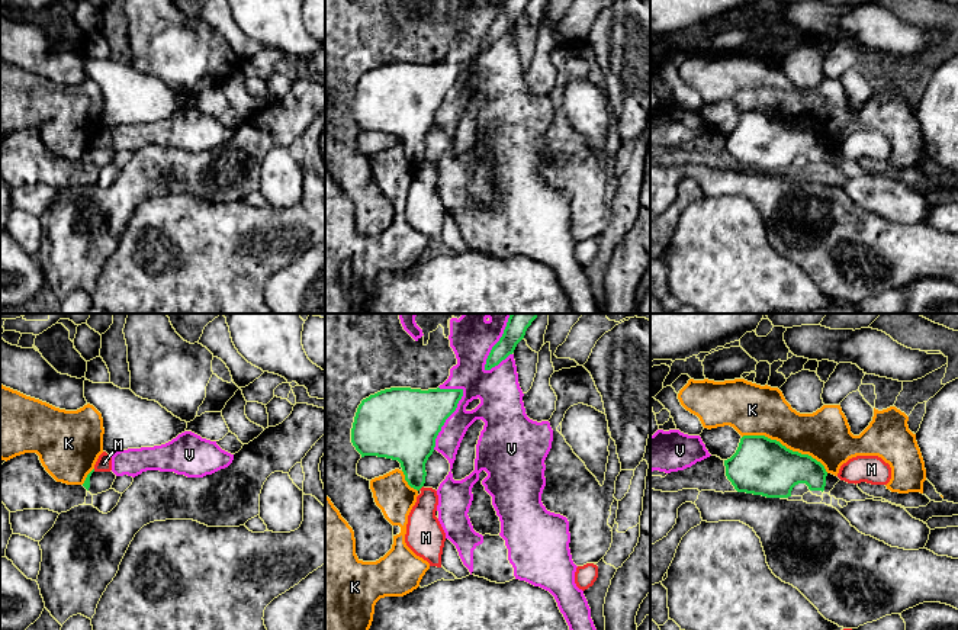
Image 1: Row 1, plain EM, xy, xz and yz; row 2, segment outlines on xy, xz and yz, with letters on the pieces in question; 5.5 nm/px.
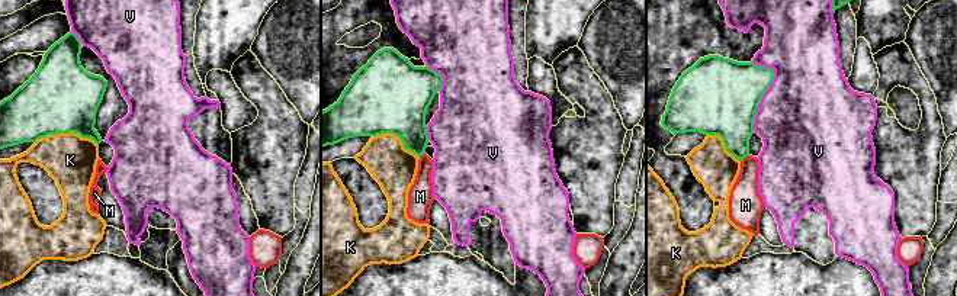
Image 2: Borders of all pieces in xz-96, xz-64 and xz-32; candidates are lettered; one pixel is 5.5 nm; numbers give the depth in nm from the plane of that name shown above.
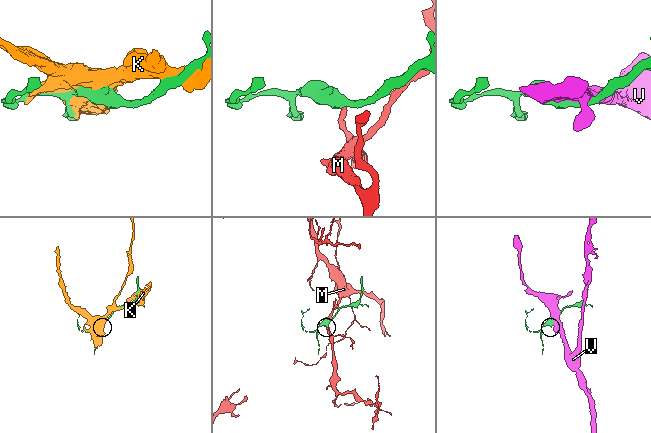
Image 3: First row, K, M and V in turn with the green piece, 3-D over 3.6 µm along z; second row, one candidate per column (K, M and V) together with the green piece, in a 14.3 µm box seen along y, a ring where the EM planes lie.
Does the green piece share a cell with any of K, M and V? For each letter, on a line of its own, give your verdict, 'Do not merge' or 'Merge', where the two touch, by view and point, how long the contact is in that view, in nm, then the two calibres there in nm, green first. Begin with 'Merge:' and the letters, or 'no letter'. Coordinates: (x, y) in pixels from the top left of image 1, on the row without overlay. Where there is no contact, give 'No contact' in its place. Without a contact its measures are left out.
Merge: no letter
K: Do not merge. Touches green at yz (784, 121). Shared border 500 nm. Thickness 320 nm (green) against 280 nm
M: Do not merge. Touches green at xz (420, 163). Shared border 40 nm. Thickness 240 nm (green) against 200 nm
V: Do not merge. Touches green at xz (447, 92). Shared border 380 nm. Thickness 400 nm (green) against 170 nm

